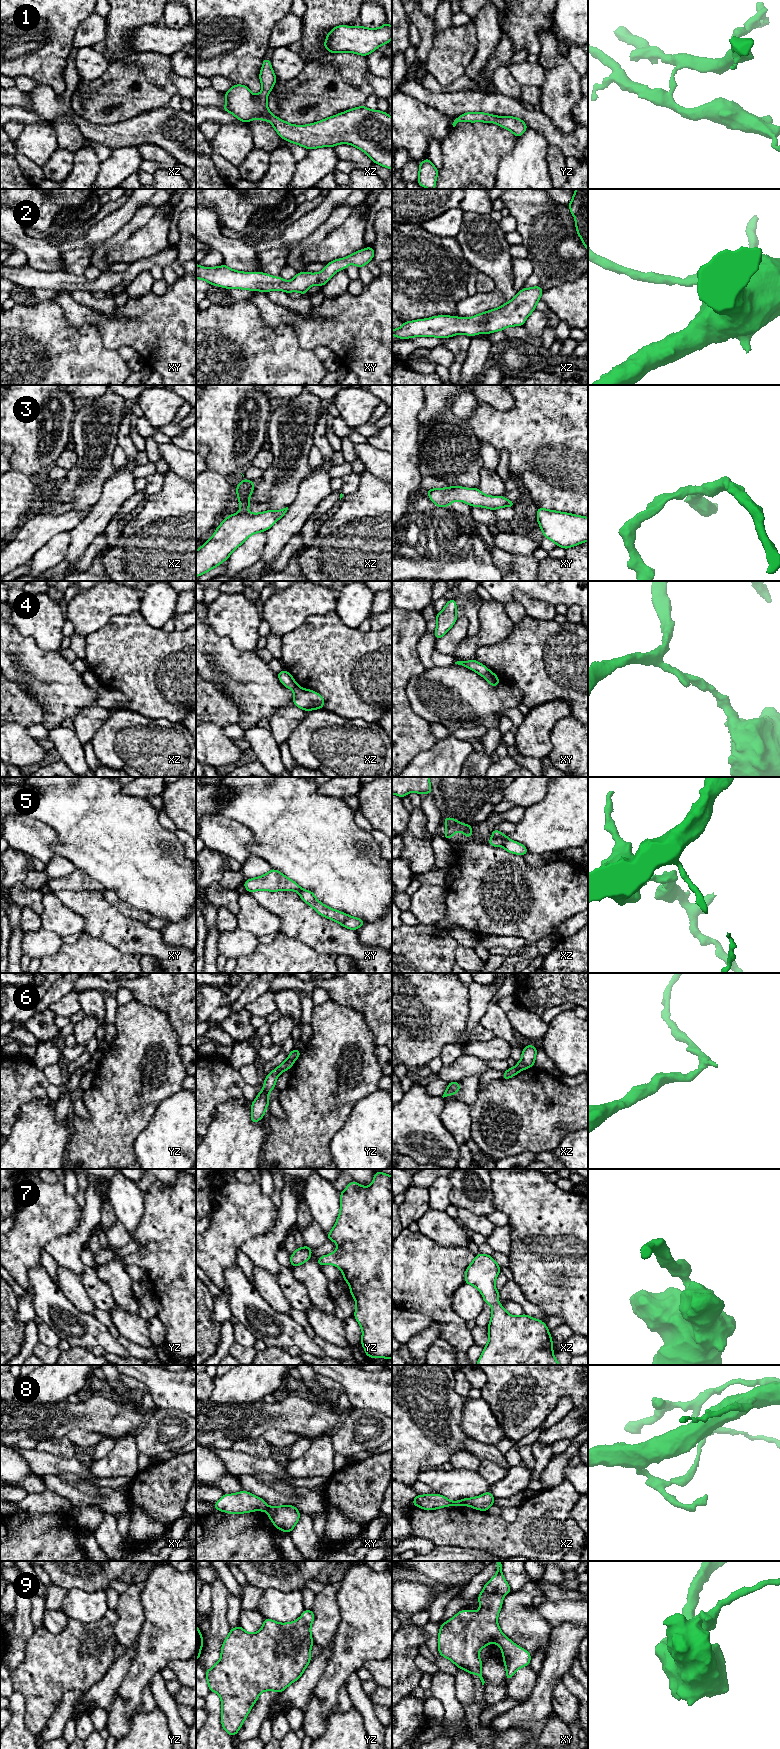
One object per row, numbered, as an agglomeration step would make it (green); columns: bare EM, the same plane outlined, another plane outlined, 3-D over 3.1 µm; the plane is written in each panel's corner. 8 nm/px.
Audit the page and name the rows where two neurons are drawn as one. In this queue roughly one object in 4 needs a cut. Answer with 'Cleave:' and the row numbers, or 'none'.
Cleave: 4, 5, 6, 8

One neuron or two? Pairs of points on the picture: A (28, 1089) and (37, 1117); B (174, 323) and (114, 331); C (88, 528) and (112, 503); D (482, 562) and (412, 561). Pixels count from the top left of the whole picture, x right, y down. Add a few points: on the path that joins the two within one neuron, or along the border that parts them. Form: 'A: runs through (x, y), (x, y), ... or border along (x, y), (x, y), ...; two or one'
A: border along (45, 1095), (24, 1102), (17, 1118); two
B: runs through (159, 325), (132, 325), (129, 327); one
C: runs through (94, 522), (106, 509); one
D: runs through (465, 561), (429, 561); one

